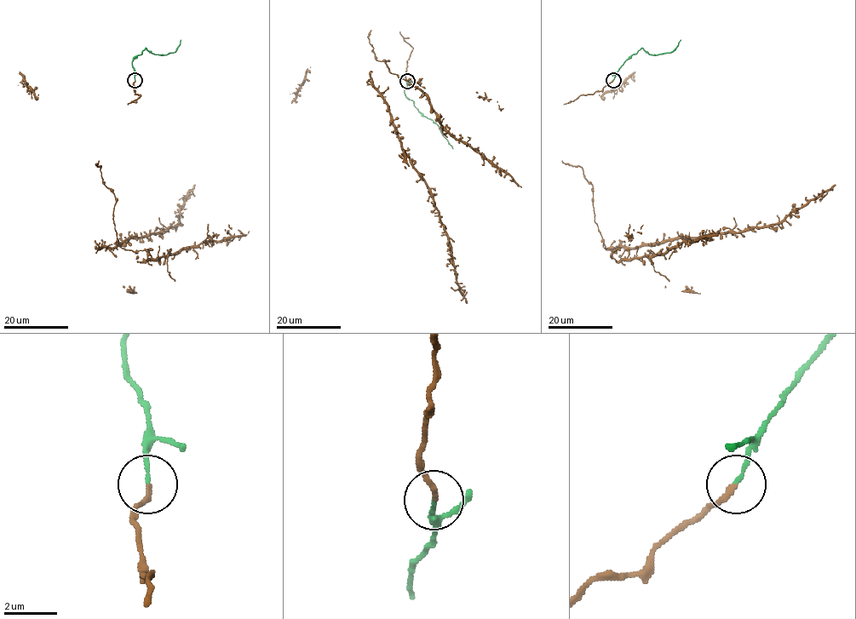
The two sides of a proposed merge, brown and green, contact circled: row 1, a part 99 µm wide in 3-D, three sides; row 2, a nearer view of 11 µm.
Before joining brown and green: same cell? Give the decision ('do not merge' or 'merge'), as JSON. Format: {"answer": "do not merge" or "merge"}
{"answer": "merge"}

